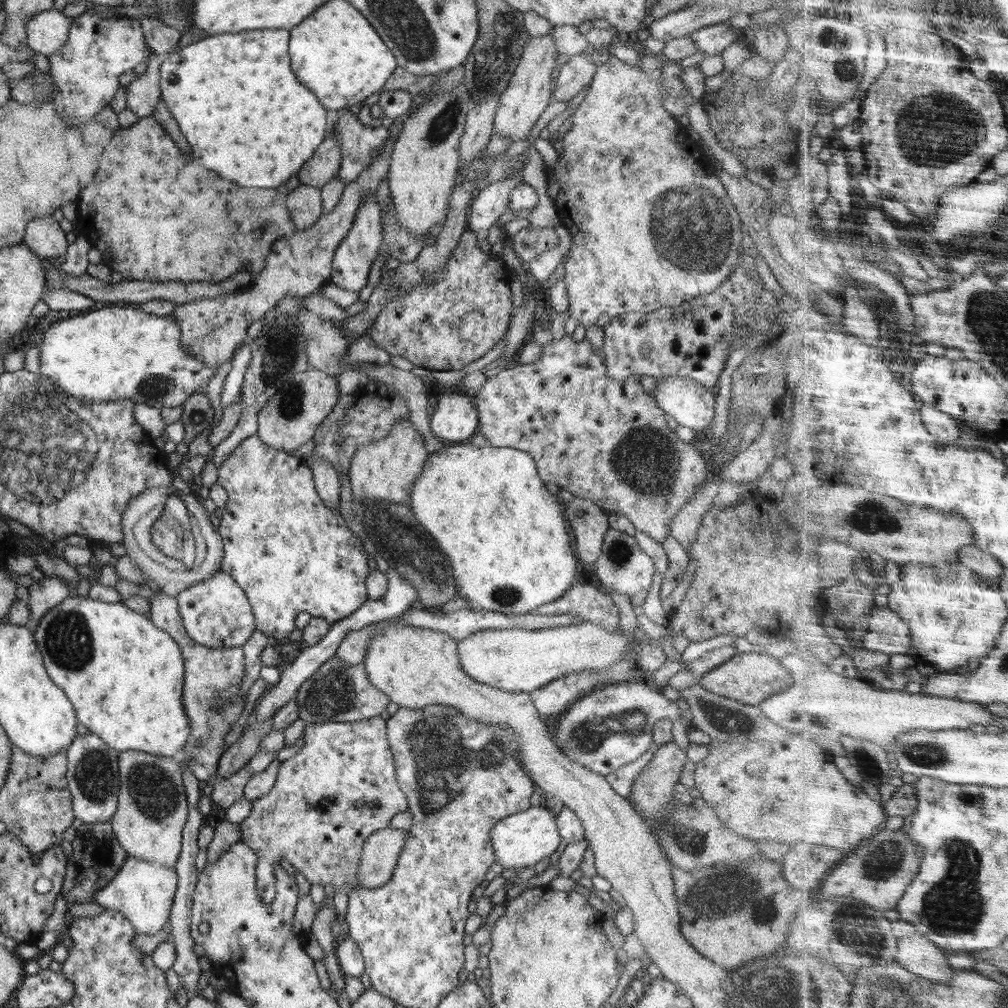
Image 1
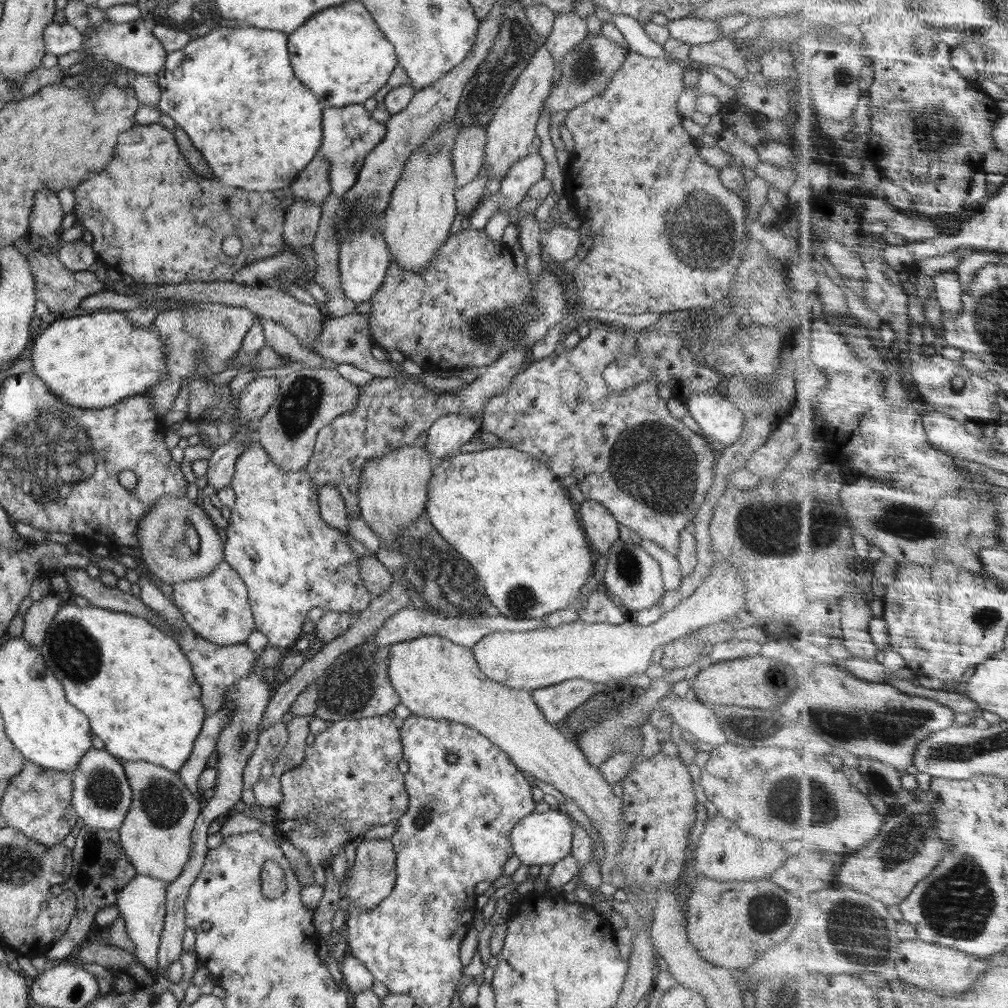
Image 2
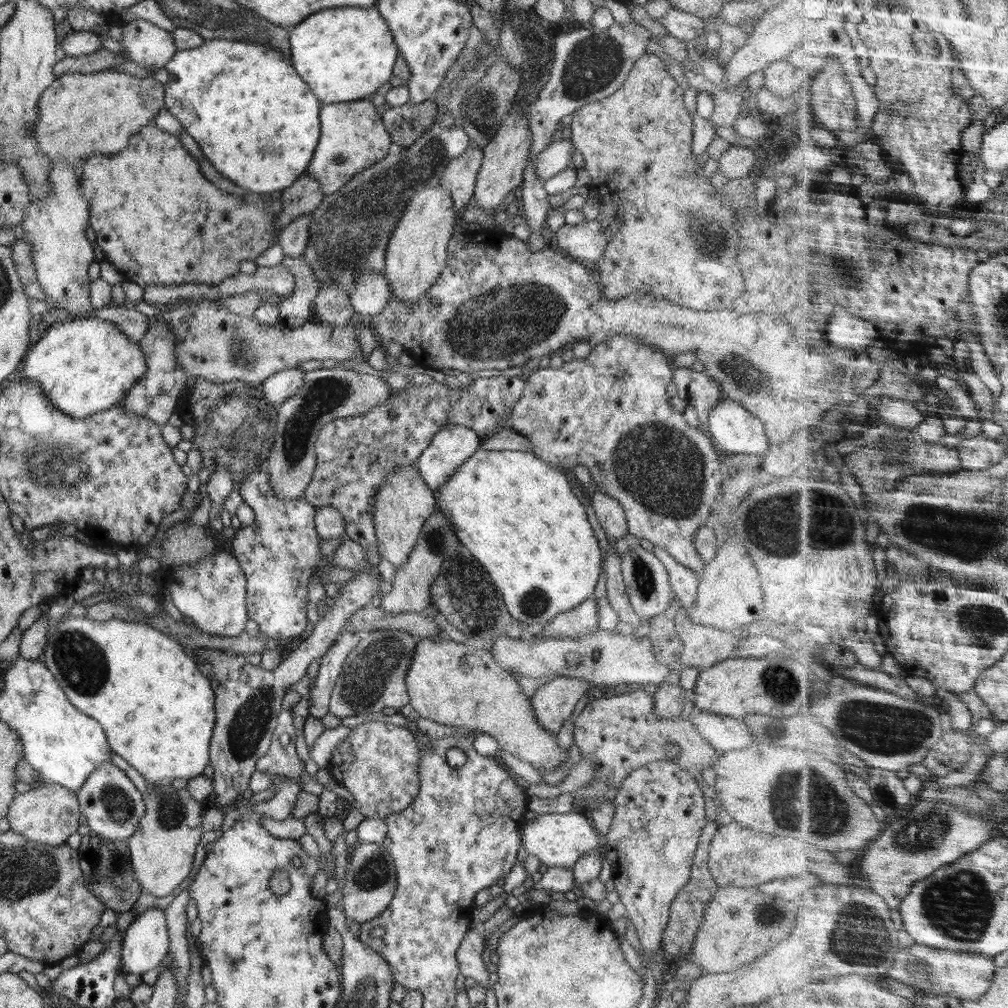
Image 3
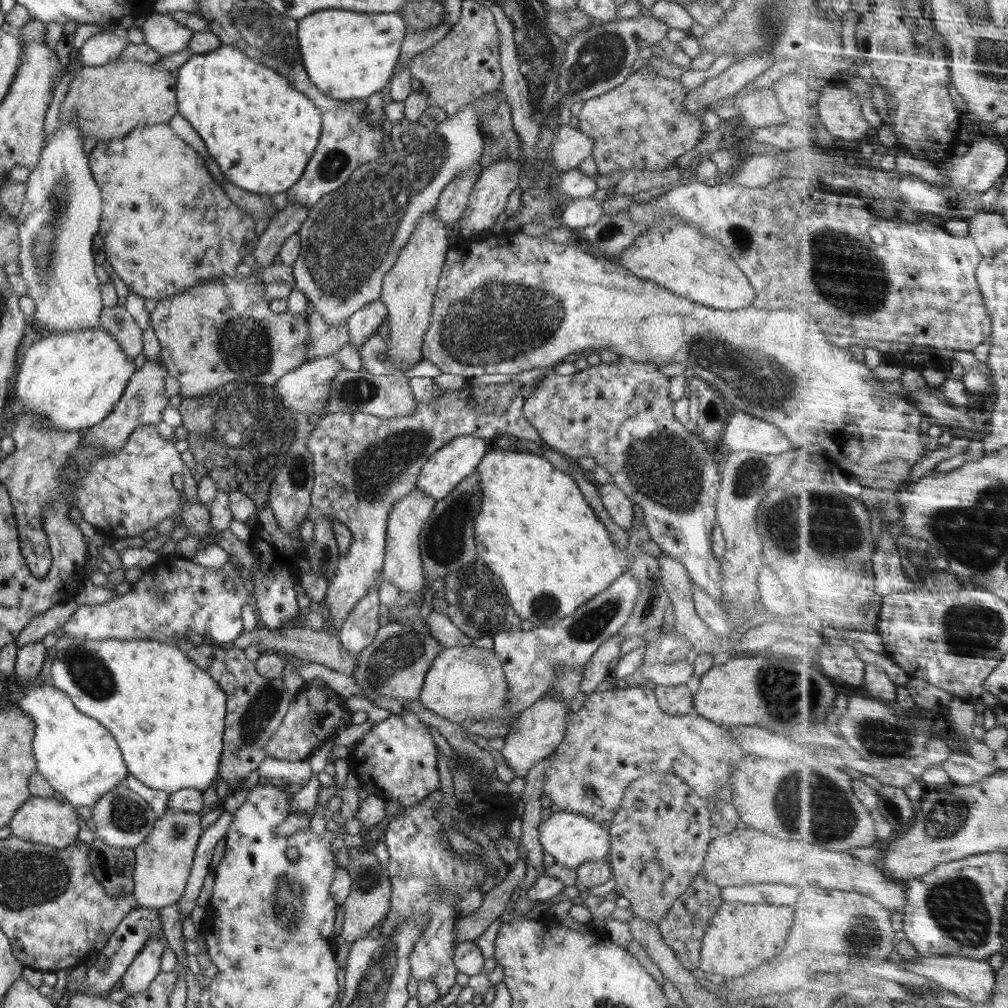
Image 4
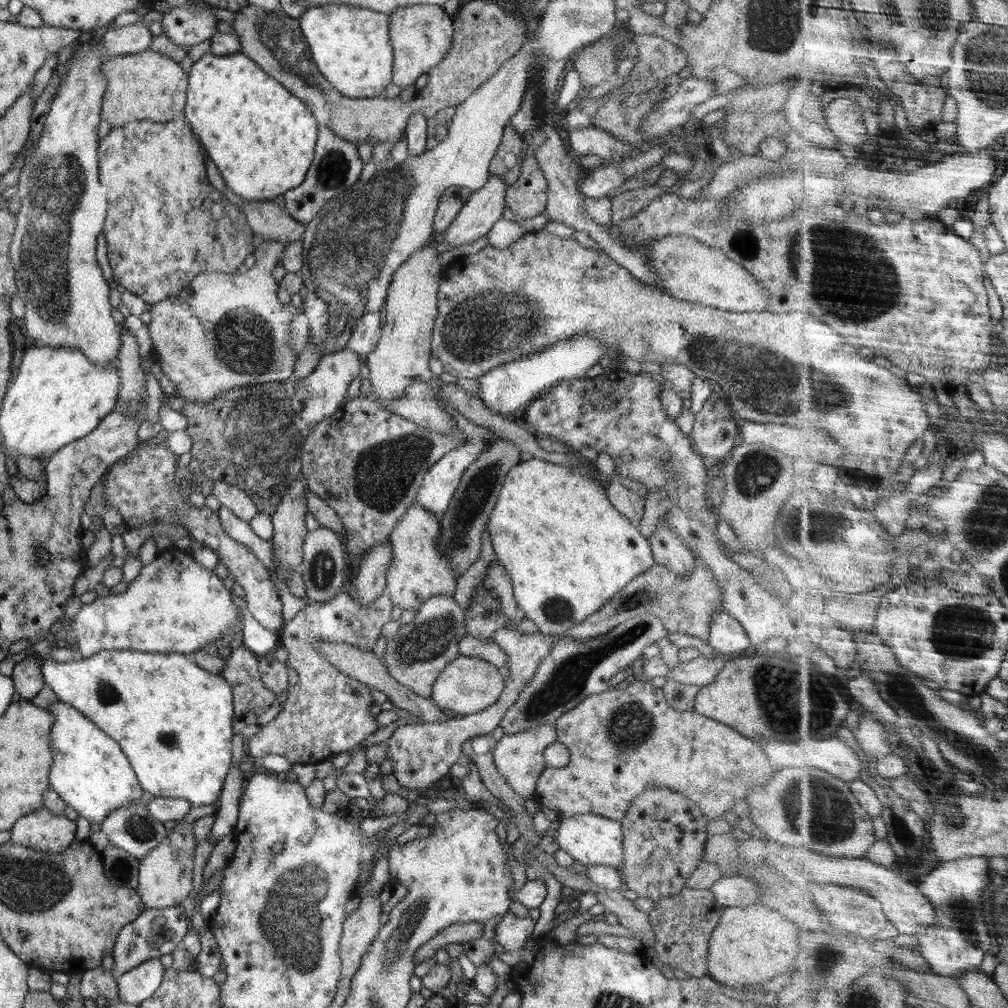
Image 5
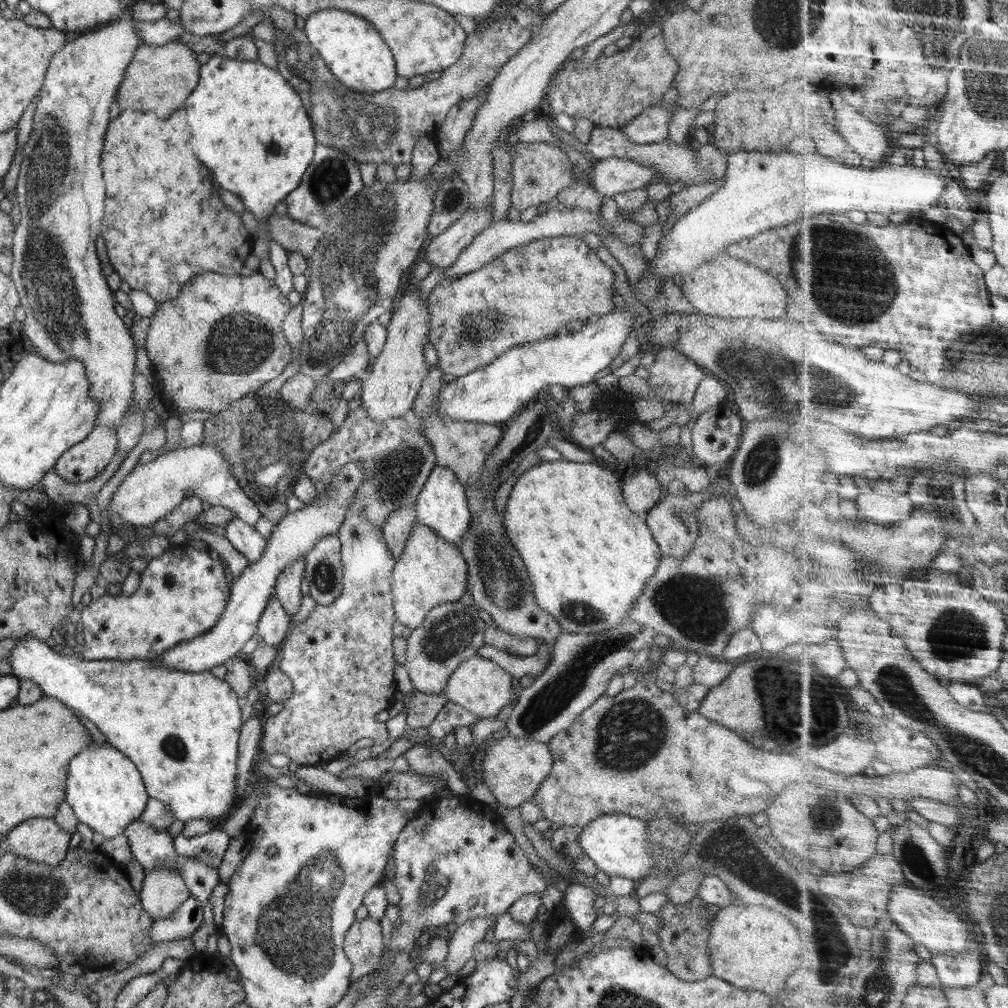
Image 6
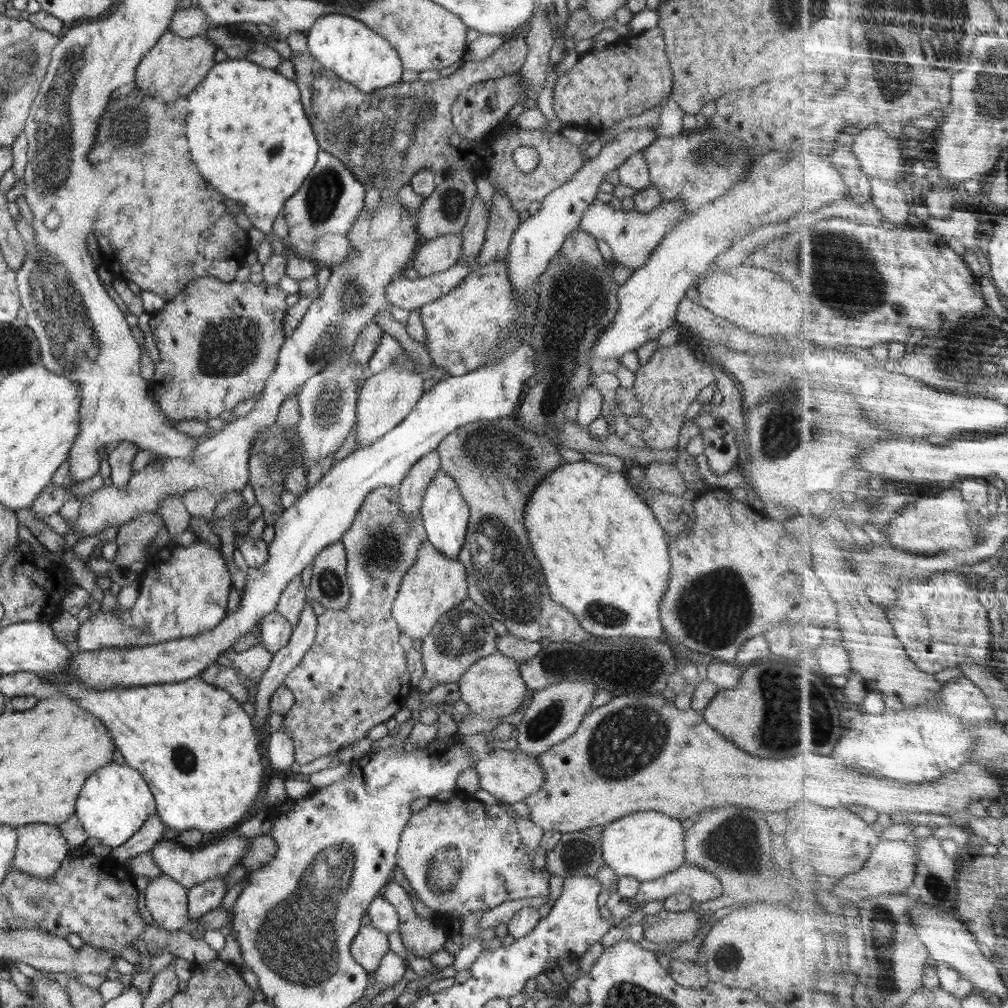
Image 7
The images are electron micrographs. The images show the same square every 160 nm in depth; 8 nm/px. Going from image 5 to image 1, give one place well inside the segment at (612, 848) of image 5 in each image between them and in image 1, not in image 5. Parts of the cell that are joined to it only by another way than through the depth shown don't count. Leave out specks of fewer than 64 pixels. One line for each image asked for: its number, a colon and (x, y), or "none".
1: (521, 840)
2: (539, 838)
3: (555, 839)
4: (572, 839)

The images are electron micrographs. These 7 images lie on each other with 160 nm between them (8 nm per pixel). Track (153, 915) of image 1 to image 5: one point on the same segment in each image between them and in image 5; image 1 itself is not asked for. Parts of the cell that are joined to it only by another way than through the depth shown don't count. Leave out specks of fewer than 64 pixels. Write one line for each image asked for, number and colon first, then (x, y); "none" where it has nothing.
2: (141, 903)
3: (146, 941)
4: (141, 973)
5: (134, 987)

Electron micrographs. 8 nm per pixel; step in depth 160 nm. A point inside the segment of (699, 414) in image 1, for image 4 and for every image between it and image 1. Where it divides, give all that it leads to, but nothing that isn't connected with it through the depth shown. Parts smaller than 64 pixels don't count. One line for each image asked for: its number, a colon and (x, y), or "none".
2: (719, 420)
3: (733, 429)
4: (742, 431)

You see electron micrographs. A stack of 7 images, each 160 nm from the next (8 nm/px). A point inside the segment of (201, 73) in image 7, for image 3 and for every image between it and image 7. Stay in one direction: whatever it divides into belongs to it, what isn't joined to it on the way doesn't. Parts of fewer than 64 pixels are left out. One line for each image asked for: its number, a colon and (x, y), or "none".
3: (80, 115)
4: (108, 101)
5: (141, 86)
6: (160, 78)

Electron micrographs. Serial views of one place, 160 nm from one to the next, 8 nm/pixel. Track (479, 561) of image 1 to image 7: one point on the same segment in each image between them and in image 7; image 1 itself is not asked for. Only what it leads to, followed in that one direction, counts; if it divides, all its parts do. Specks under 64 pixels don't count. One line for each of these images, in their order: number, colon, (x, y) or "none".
2: (508, 515)
3: (517, 514)
4: (535, 530)
5: (569, 550)
6: (588, 557)
7: (605, 556)

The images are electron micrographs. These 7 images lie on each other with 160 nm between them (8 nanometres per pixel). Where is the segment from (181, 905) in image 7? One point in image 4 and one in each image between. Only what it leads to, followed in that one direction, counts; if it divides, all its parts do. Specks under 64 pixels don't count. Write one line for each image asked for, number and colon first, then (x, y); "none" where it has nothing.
4: (163, 861)
5: (165, 874)
6: (163, 891)

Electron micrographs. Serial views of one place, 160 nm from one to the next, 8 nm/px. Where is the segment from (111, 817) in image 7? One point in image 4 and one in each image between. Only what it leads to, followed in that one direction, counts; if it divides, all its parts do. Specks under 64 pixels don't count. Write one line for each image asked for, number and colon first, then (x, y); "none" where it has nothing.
4: (78, 756)
5: (90, 773)
6: (103, 787)

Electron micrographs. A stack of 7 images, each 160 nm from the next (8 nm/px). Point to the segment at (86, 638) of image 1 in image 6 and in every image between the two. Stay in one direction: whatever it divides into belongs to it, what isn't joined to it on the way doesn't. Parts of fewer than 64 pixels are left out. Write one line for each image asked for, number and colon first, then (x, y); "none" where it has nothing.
2: (133, 682)
3: (157, 709)
4: (167, 715)
5: (173, 720)
6: (181, 729)

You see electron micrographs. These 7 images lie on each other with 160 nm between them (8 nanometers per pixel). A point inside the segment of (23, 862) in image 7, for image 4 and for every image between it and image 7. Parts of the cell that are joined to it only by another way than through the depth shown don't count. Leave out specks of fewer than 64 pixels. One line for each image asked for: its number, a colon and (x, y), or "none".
4: (47, 821)
5: (41, 830)
6: (40, 839)

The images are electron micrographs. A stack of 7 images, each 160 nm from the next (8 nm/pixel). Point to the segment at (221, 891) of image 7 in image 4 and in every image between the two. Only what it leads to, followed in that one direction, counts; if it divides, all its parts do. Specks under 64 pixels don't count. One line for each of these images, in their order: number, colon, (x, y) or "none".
4: (139, 926)
5: (154, 932)
6: (183, 922)

